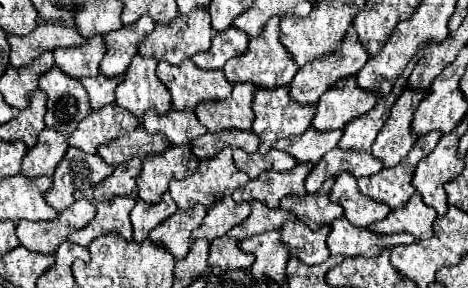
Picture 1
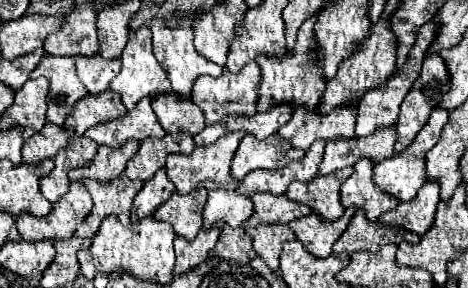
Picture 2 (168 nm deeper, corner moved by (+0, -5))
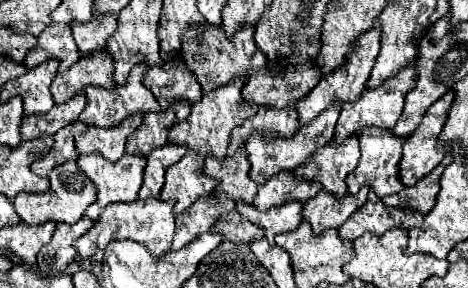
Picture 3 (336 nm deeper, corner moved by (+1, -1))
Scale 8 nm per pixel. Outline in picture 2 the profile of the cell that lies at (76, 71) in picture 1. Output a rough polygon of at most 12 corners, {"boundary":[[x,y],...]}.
{"boundary":[[94,2],[74,6],[46,38],[54,56],[96,54]]}

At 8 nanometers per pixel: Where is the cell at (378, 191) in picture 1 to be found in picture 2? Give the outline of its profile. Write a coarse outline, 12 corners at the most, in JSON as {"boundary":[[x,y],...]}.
{"boundary":[[436,106],[404,152],[374,166],[374,182],[398,200],[426,182],[426,152],[446,108]]}

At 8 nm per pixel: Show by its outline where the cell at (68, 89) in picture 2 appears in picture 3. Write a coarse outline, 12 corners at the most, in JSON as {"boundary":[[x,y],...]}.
{"boundary":[[51,22],[25,56],[33,68],[59,60],[59,74],[79,60],[67,24]]}

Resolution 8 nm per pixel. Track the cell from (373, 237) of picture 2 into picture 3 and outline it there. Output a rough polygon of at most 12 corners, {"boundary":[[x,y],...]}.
{"boundary":[[373,192],[337,232],[343,240],[391,228],[411,230],[423,216],[387,208]]}

